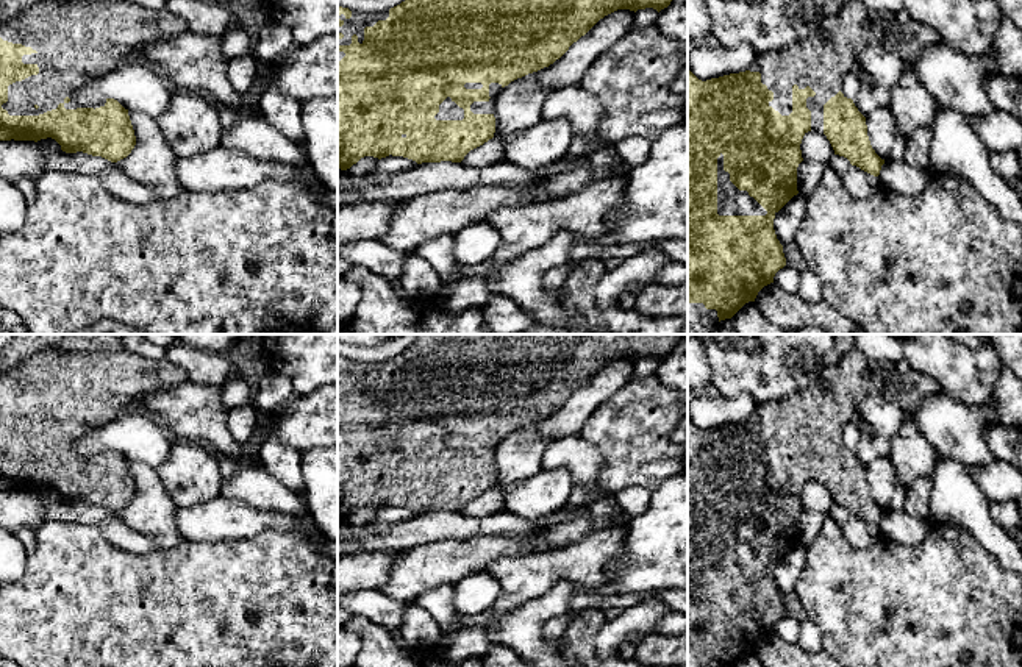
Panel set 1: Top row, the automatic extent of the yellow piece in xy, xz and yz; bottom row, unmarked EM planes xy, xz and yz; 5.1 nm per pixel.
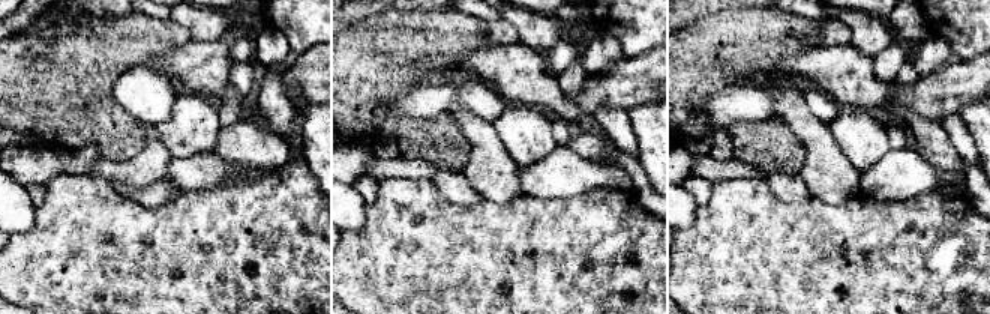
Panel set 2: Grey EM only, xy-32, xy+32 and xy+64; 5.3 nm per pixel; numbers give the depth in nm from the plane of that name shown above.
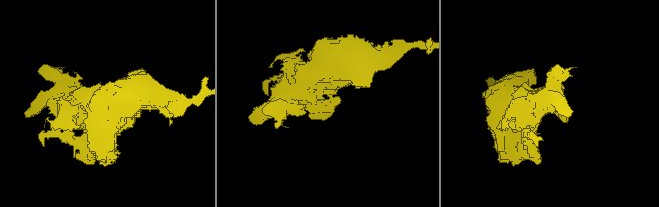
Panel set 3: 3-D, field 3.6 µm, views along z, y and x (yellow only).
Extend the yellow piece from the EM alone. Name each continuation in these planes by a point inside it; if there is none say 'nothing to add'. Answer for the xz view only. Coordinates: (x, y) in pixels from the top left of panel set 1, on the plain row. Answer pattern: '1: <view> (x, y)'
1: xz (360, 369)
2: xz (477, 456)

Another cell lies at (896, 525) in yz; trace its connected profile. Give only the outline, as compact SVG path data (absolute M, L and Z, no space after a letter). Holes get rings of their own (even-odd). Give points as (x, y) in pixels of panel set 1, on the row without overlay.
M886 509L881 515L878 531L883 539L914 547L925 539L934 522L933 515L922 520L908 515L905 511Z

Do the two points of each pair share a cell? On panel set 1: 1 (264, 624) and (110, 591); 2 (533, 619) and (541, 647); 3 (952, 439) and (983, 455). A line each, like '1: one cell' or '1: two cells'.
1: one cell
2: one cell
3: one cell

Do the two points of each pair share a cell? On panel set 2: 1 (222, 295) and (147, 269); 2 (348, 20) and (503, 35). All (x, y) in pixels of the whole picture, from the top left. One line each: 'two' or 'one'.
1: one
2: two

